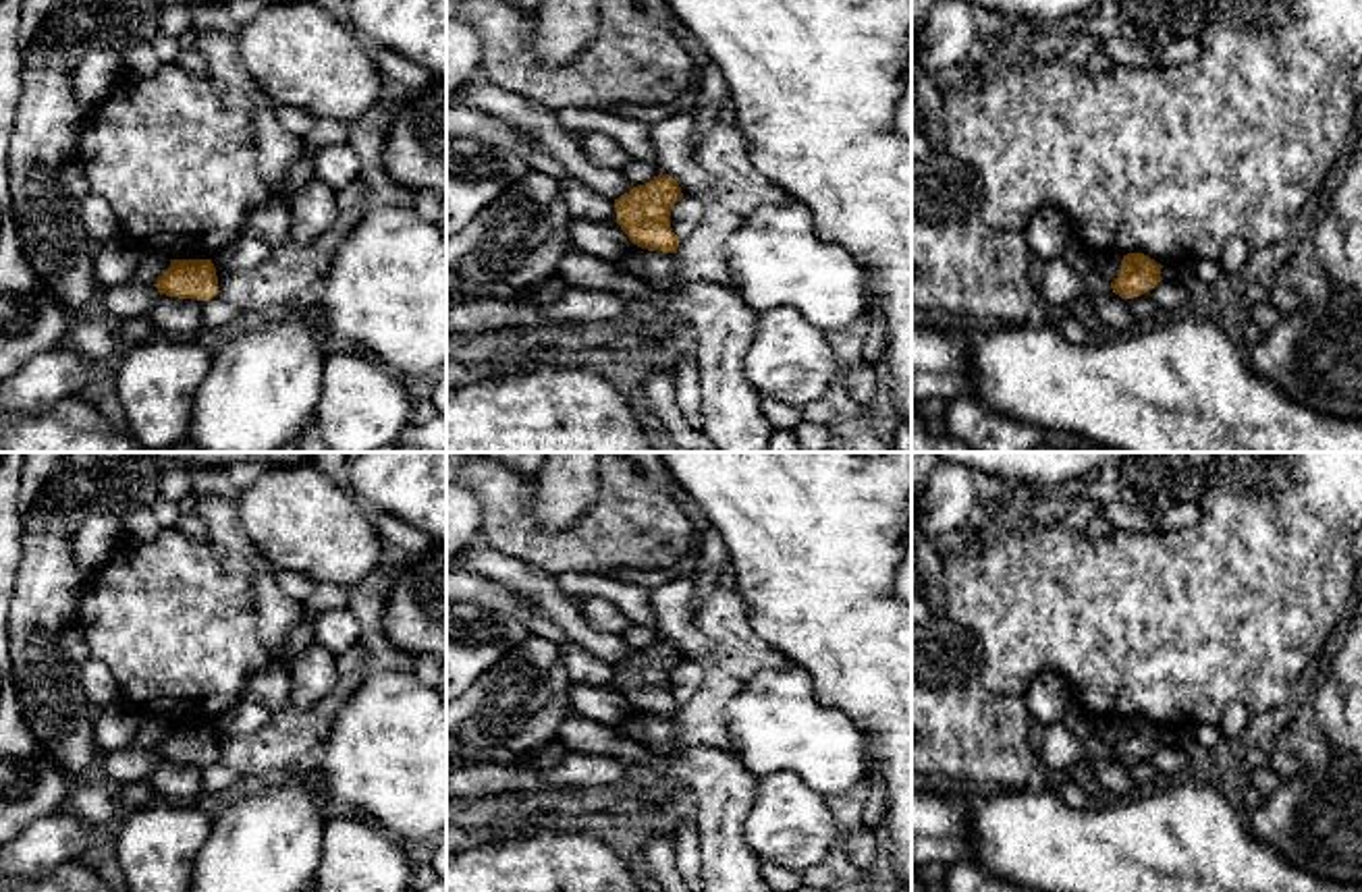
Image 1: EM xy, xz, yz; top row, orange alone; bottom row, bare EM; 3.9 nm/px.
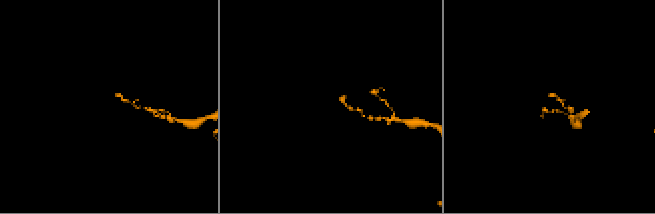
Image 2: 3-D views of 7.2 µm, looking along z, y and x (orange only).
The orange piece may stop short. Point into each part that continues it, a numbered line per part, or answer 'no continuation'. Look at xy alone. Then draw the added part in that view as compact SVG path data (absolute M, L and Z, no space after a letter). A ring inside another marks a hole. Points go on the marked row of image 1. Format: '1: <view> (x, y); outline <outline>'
no continuation

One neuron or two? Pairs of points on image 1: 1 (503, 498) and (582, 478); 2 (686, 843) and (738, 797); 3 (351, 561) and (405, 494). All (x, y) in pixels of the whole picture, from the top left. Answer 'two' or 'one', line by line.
1: two
2: two
3: two

